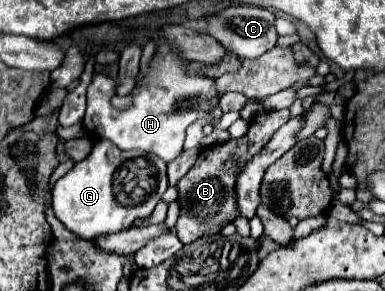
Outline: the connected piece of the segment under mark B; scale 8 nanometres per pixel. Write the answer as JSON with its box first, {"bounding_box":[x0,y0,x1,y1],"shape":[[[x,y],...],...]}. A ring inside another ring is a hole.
{"bounding_box":[177,109,289,243],"shape":[[[289,109],[281,111],[265,111],[251,119],[247,135],[241,139],[229,139],[227,143],[219,143],[213,147],[205,147],[199,153],[197,163],[189,169],[189,173],[177,183],[179,189],[179,203],[181,203],[181,217],[177,221],[177,235],[183,243],[191,243],[203,235],[219,233],[227,223],[237,217],[237,205],[233,199],[233,185],[235,177],[255,153],[269,141],[269,137],[289,119]]]}

